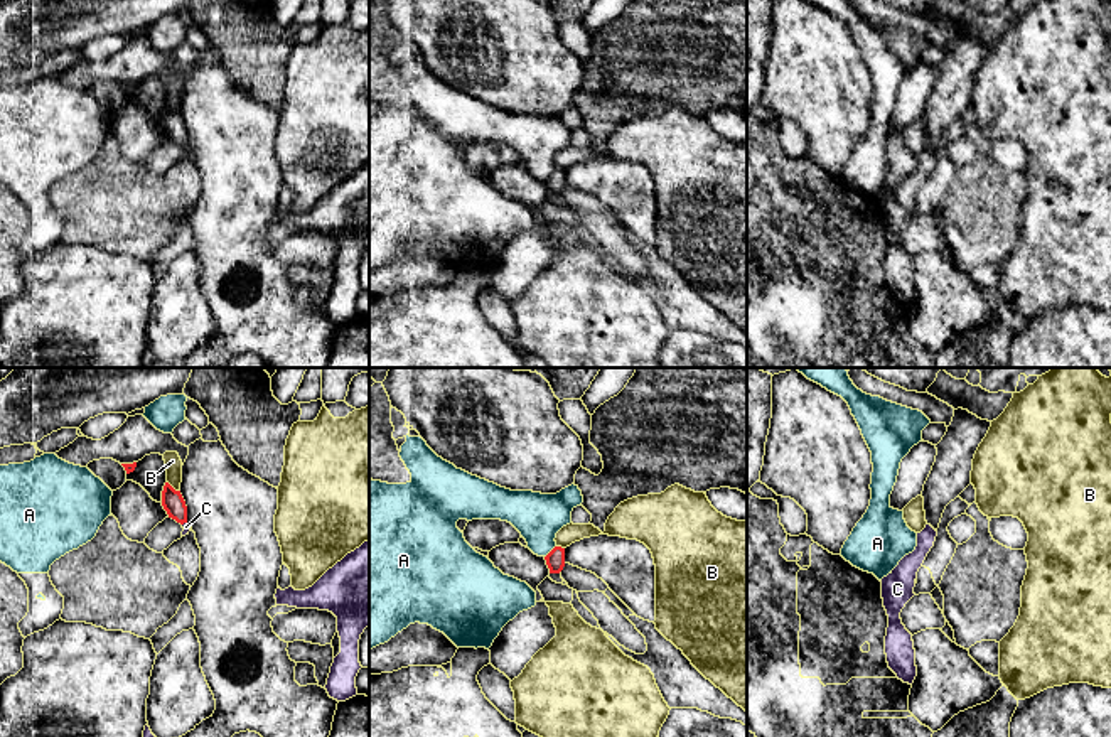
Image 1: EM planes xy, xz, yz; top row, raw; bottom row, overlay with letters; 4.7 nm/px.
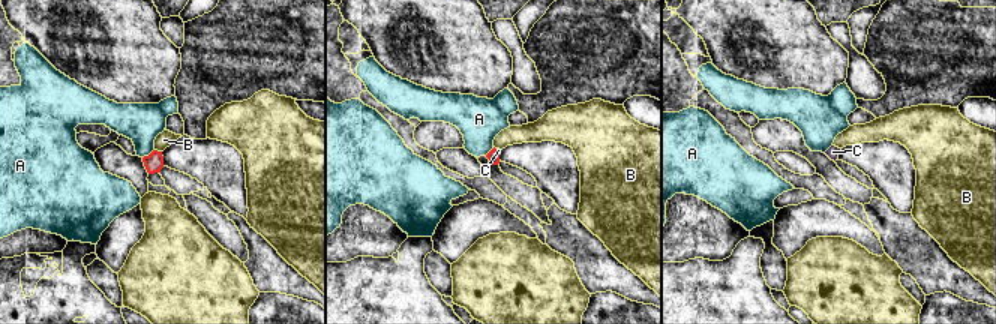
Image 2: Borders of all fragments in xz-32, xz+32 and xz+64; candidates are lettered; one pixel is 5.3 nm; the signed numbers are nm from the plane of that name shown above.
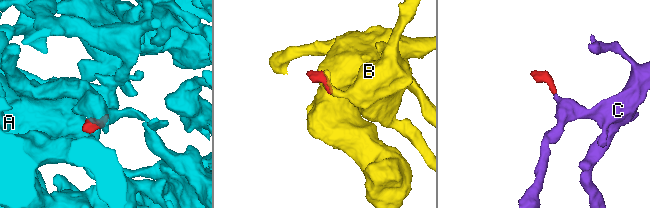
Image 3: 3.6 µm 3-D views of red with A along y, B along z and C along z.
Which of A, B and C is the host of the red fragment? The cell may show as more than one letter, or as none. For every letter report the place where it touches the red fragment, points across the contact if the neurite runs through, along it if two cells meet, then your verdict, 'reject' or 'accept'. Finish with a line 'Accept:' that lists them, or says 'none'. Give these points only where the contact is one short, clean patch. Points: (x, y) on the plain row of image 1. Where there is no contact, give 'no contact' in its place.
A: contact xz (550, 174); reject
B: contact xy (172, 110); reject
C: contact xy (184, 144); way xy (172, 123), (184, 144), (186, 149); accept
Accept: C

